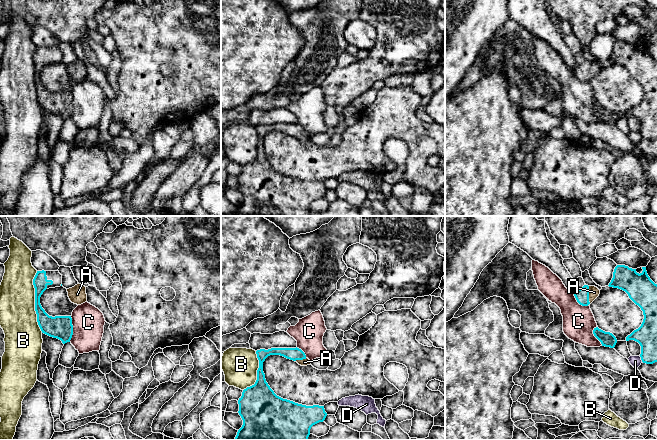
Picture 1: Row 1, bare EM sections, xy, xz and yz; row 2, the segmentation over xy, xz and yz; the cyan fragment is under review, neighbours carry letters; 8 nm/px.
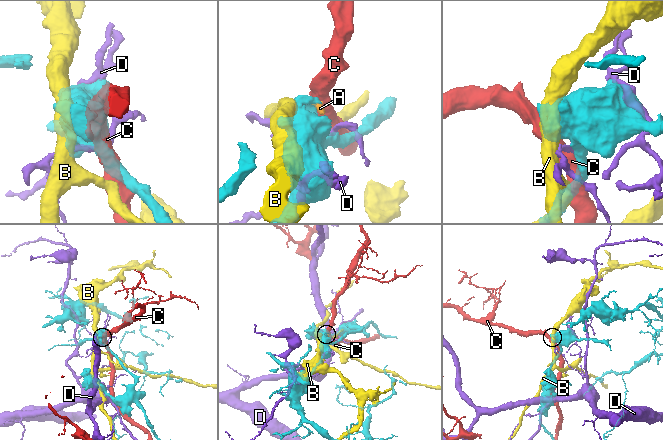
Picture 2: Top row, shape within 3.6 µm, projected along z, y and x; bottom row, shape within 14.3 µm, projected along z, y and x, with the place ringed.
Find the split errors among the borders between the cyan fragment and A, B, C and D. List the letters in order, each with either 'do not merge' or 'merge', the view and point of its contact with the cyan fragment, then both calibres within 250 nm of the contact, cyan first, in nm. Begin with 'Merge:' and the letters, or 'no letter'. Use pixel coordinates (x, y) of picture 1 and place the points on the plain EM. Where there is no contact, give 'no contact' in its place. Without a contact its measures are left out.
Merge: A
A: merge; meets cyan in yz at (588, 72); 110 nm thick on the cyan side, 90 nm on the other
B: do not merge; meets cyan in xy at (35, 78); 160 nm thick on the cyan side, 300 nm on the other
C: do not merge; meets cyan in xy at (72, 105); 190 nm thick on the cyan side, 260 nm on the other
D: do not merge; meets cyan in yz at (641, 135); 180 nm thick on the cyan side, 90 nm on the other

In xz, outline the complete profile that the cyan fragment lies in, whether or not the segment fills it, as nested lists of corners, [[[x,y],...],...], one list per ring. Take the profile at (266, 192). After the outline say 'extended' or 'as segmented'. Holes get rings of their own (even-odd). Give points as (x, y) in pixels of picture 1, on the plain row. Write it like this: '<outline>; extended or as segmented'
[[[271,124],[256,127],[259,136],[257,156],[254,161],[243,166],[238,176],[239,191],[243,196],[234,216],[308,216],[313,201],[323,198],[327,192],[324,182],[306,182],[277,172],[270,164],[263,148],[263,138],[270,131],[280,131],[297,138],[301,142],[311,140],[299,124]]]; extended

